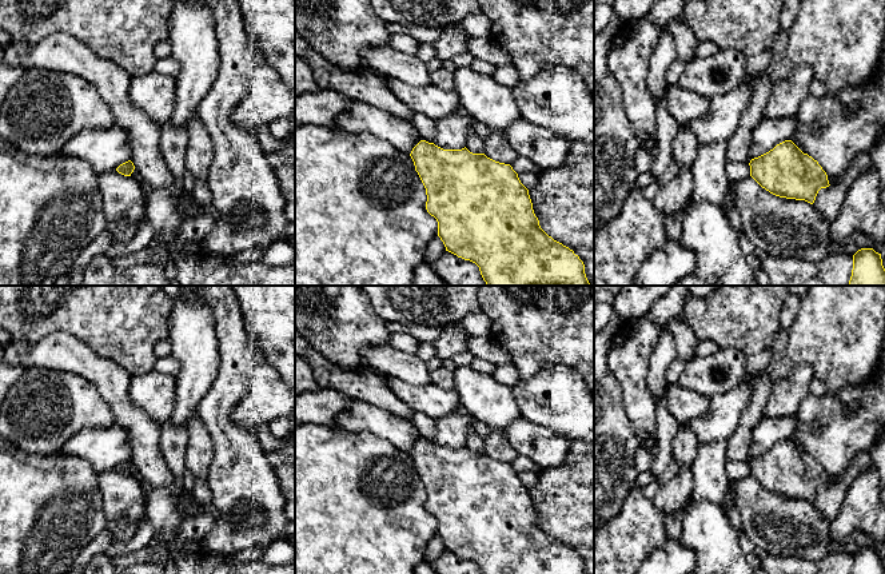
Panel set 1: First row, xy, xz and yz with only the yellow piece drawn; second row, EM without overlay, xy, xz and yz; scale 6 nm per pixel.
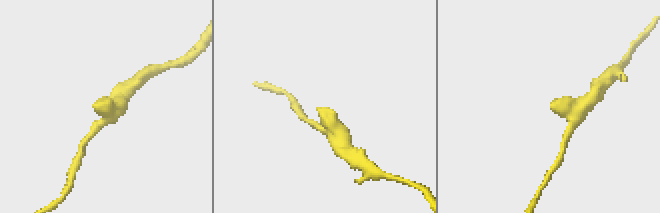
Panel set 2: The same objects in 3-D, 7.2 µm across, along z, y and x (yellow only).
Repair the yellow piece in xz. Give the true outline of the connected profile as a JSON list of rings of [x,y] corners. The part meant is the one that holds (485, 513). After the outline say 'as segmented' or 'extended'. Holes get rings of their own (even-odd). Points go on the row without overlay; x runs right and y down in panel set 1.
[[[420,439],[410,455],[426,487],[426,509],[438,521],[438,535],[446,550],[475,562],[481,574],[586,574],[579,555],[541,527],[529,489],[510,463],[495,461],[485,453],[473,453],[466,446],[443,449],[426,439]]] | as segmented

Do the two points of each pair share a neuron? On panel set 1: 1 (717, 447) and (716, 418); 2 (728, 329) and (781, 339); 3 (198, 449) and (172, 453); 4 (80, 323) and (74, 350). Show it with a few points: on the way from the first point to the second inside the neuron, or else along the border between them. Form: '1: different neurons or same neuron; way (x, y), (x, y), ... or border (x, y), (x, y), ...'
1: different neurons; border (725, 439), (714, 439), (698, 445)
2: different neurons; border (780, 327), (773, 342), (772, 361), (766, 369)
3: different neurons; border (184, 425), (187, 431), (187, 467)
4: different neurons; border (44, 337), (52, 333), (67, 331), (102, 355)

